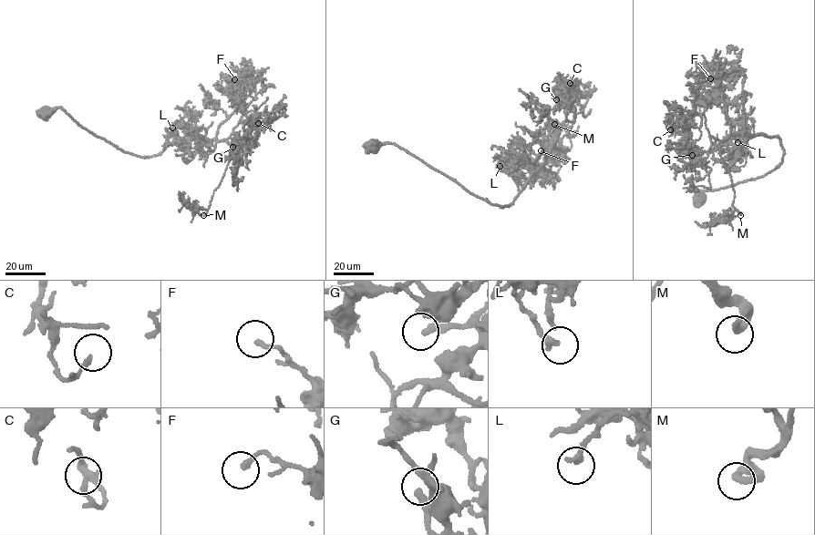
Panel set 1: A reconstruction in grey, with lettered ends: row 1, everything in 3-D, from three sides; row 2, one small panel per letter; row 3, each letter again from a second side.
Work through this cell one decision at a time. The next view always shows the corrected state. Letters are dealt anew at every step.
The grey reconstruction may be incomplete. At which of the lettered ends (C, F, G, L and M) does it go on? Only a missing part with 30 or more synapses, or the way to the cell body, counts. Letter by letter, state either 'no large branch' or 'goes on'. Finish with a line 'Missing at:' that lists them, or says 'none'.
C: no large branch
F: no large branch
G: no large branch
L: no large branch
M: no large branch
Missing at: none

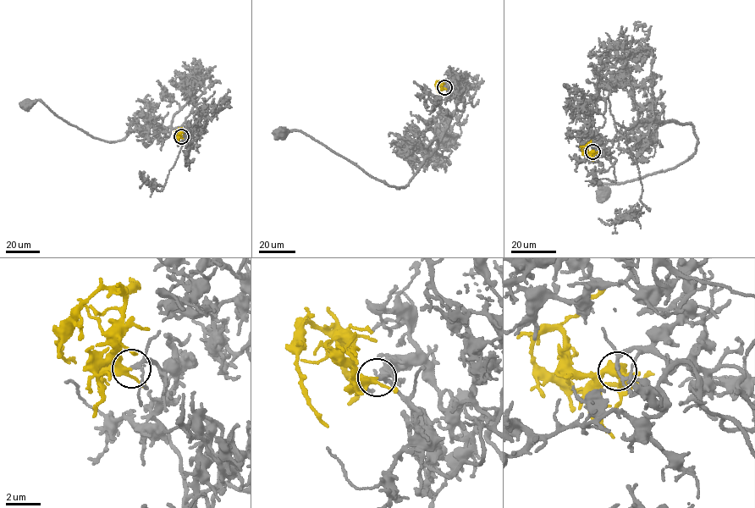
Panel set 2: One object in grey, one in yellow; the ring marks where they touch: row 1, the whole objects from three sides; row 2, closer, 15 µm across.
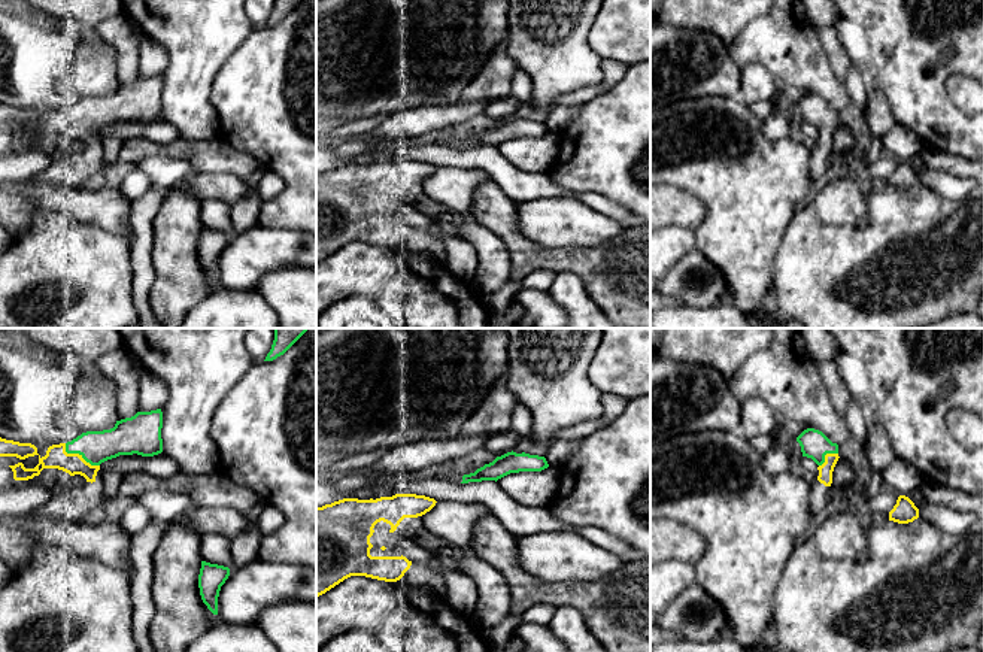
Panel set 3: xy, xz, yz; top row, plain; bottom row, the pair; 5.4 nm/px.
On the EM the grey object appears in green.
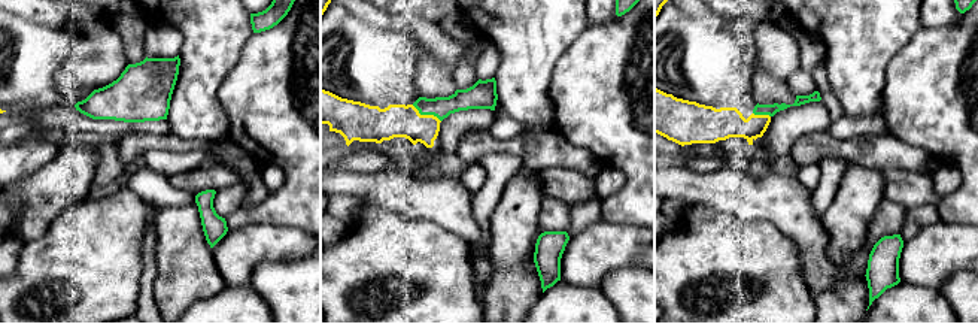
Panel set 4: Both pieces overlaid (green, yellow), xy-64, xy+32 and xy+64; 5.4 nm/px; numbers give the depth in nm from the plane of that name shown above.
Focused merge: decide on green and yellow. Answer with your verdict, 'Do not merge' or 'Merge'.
Merge

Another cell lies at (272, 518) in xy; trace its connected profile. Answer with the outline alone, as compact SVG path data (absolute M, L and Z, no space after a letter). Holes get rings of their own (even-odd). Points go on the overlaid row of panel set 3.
M264 504L263 512L260 515L258 527L264 536L274 533L285 524L283 512L273 506Z

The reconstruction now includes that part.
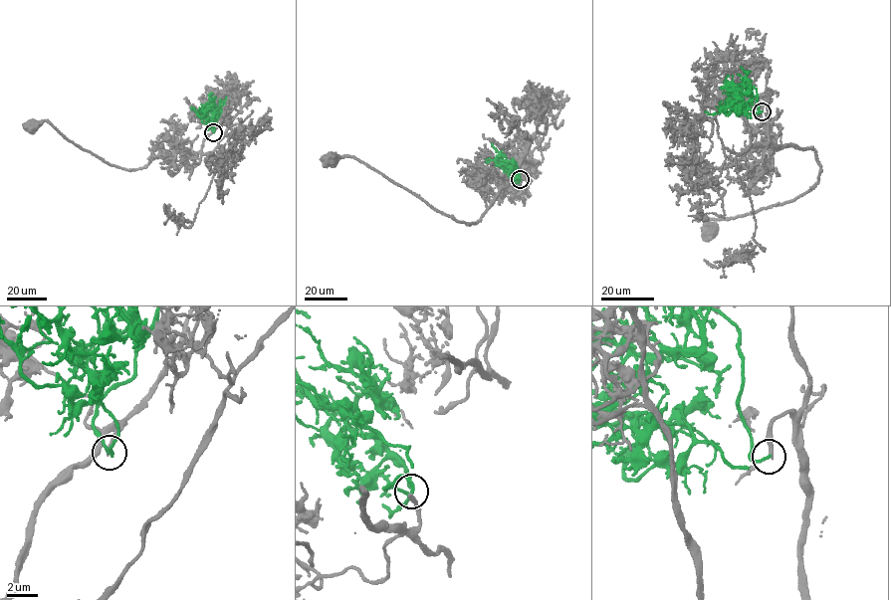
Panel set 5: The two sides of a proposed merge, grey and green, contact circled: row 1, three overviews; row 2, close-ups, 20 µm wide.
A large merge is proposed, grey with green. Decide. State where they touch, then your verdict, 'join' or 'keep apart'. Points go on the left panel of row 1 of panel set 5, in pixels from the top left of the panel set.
place (213, 132); join

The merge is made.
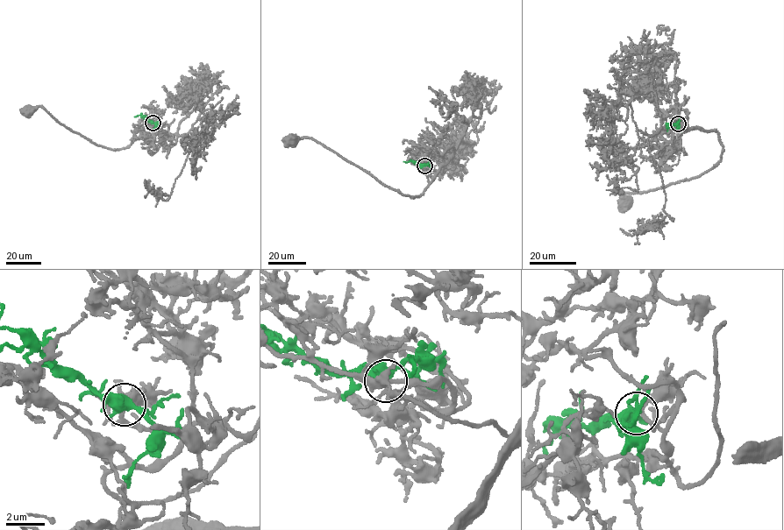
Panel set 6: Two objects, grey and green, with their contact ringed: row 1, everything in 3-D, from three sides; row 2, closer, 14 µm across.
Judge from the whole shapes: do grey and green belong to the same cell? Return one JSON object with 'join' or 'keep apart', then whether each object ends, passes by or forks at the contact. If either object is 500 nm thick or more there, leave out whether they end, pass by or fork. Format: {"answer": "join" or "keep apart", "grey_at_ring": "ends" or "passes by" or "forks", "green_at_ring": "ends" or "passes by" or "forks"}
{"answer": "join", "grey_at_ring": "forks", "green_at_ring": "forks"}

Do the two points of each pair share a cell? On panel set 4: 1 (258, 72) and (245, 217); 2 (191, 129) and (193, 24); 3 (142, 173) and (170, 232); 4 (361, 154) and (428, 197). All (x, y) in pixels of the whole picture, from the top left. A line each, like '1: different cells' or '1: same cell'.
1: same cell
2: same cell
3: different cells
4: different cells

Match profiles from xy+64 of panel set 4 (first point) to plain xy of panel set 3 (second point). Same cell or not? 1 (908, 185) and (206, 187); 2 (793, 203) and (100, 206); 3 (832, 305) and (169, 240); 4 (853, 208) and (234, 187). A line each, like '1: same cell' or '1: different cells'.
1: same cell
2: same cell
3: same cell
4: different cells

